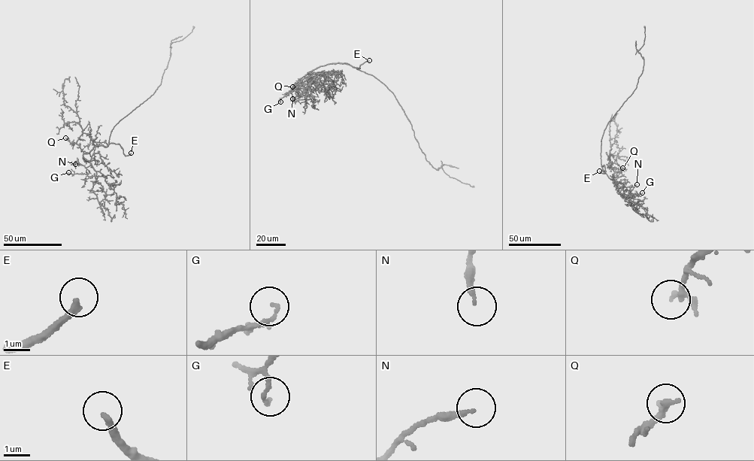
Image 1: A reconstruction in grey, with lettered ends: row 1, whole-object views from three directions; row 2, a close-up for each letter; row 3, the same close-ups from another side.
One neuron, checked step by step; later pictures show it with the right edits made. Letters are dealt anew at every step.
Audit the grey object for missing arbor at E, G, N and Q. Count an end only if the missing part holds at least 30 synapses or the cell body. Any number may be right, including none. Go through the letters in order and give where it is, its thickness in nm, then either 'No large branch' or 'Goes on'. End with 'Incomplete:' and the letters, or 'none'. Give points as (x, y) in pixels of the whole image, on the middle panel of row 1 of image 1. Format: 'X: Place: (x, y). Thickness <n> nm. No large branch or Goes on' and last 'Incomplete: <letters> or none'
E: Place: (369, 60). Thickness 240 nm. Goes on
G: Place: (280, 101). Thickness 120 nm. No large branch
N: Place: (292, 98). Thickness 180 nm. No large branch
Q: Place: (292, 86). Thickness 160 nm. No large branch
Incomplete: E

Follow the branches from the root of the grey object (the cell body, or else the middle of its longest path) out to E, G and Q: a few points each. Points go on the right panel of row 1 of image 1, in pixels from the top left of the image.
E: (601, 145), (601, 166), (604, 165), (605, 171), (604, 173), (599, 171)
G: (601, 145), (601, 166), (615, 181), (618, 191), (628, 195), (629, 193), (642, 192)
Q: (601, 145), (601, 166), (608, 177), (613, 180), (614, 172), (620, 172), (622, 168)

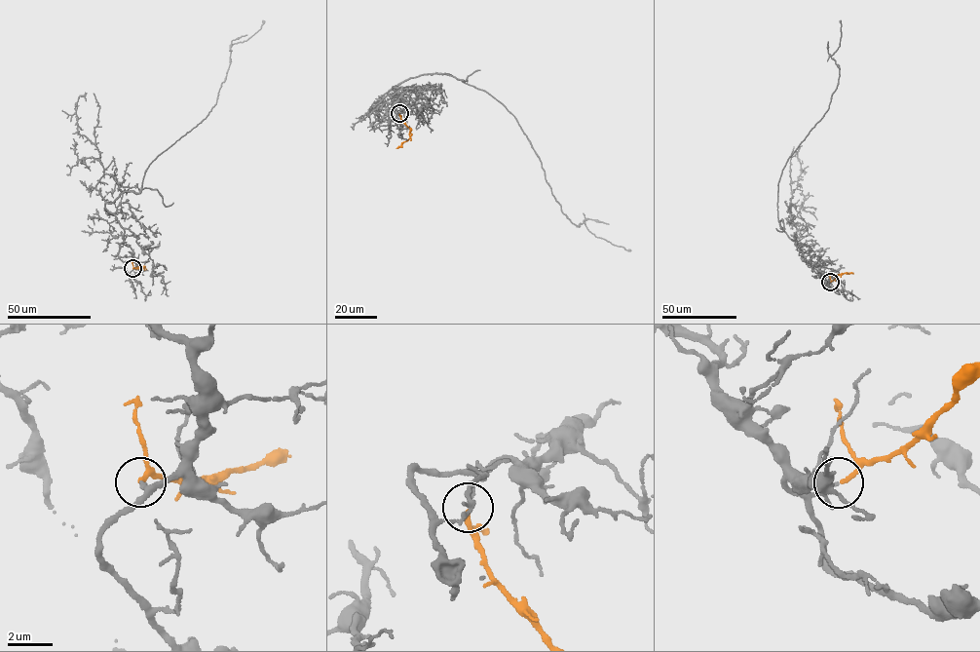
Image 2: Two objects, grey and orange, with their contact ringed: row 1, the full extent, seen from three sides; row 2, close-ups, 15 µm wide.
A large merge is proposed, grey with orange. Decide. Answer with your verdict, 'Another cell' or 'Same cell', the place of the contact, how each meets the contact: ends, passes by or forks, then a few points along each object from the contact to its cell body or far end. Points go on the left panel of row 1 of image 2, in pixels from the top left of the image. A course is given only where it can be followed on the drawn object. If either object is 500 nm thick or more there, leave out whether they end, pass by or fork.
Same cell. Place: (132, 268). At the ring grey ends. At the ring orange ends. Course of grey: (132, 268), (136, 258), (105, 204), (138, 193), (151, 162), (207, 115), (231, 45), (262, 20). Course of orange: (132, 268), (144, 267), (134, 267)

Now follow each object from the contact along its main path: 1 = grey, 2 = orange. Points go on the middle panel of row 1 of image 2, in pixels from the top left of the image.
1: (399, 114), (407, 89), (395, 86), (419, 75), (449, 74), (486, 91), (514, 117), (562, 212), (628, 249)
2: (399, 114), (409, 129), (410, 136), (396, 148)

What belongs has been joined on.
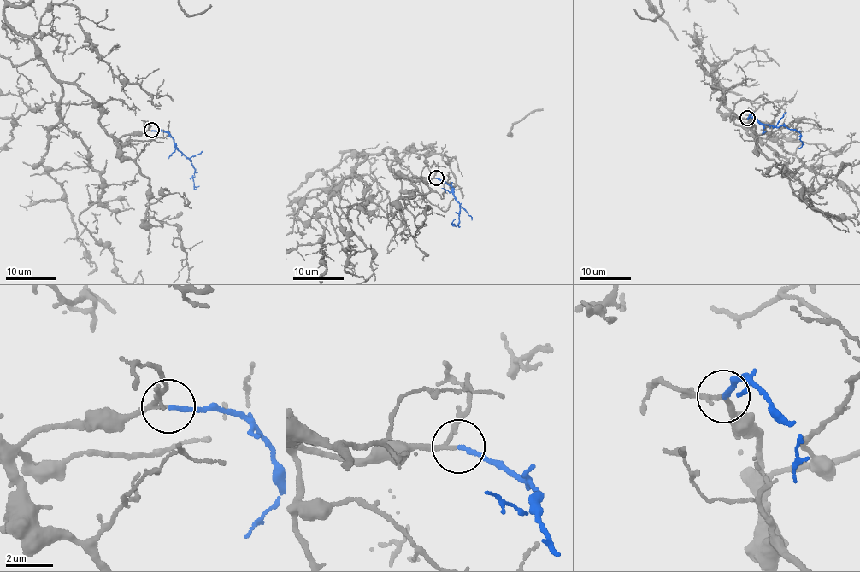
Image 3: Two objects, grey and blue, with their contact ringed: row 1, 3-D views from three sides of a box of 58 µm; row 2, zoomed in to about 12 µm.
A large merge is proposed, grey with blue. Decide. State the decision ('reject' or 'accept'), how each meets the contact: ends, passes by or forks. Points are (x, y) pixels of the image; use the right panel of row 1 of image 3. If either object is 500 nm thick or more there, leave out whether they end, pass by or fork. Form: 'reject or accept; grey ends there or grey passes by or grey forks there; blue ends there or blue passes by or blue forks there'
accept; grey passes by; blue ends there

